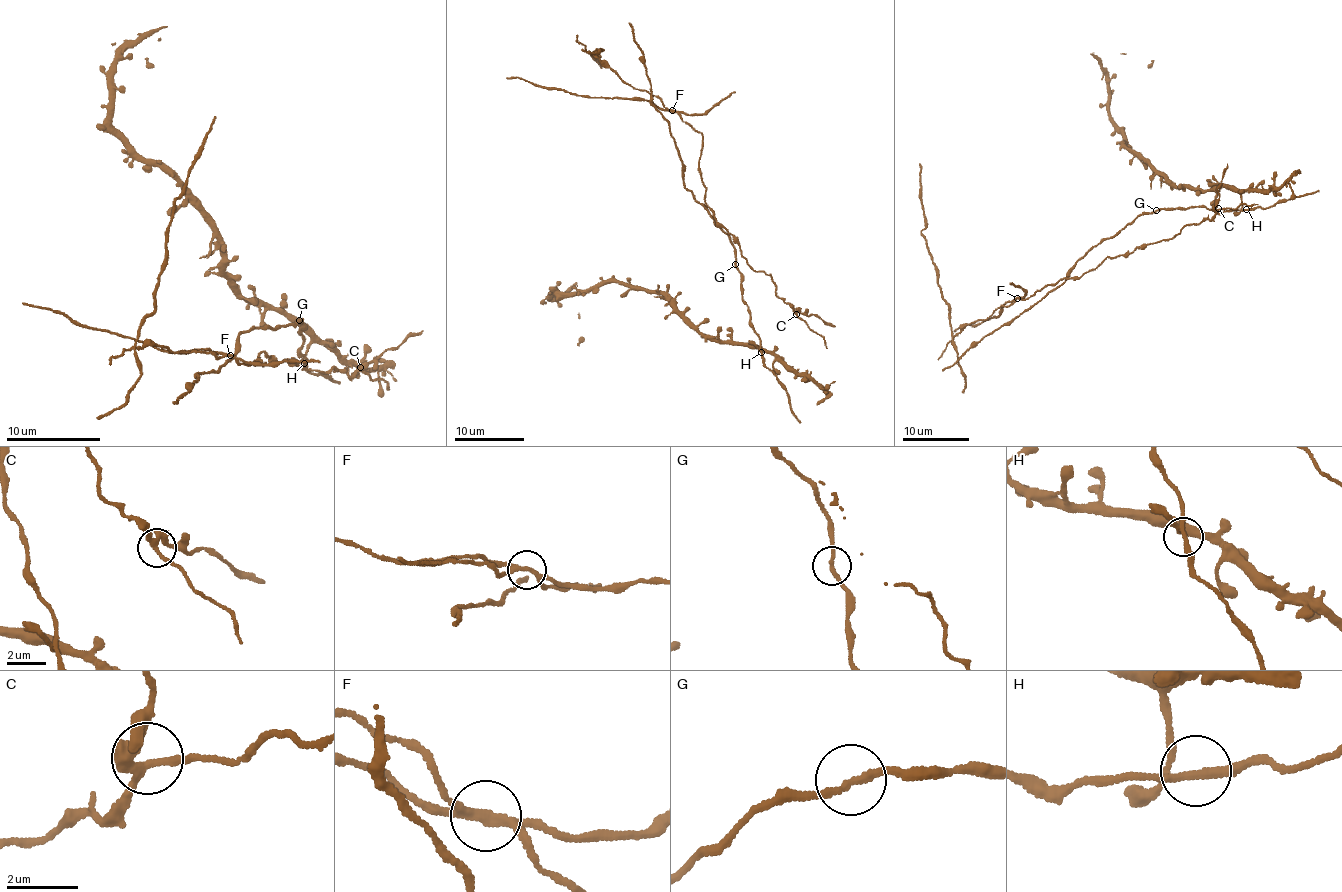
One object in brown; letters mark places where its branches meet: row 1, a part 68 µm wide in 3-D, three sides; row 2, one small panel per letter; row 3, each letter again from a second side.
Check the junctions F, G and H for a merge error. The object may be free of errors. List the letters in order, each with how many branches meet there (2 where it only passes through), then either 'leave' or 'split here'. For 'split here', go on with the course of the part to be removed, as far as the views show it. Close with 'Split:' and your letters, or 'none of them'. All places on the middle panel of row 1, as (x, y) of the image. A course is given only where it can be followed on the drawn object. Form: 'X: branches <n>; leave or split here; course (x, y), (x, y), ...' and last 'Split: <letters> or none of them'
F: branches 4; split here; course (672, 110), (702, 136), (704, 199), (753, 269), (770, 274), (775, 292), (795, 311), (834, 327)
G: branches 2; leave
H: branches 4; leave
Split: F

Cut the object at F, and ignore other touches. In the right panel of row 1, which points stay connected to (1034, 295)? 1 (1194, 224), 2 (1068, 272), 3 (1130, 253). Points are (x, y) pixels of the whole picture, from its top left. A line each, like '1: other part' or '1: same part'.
1: same part
2: other part
3: same part

